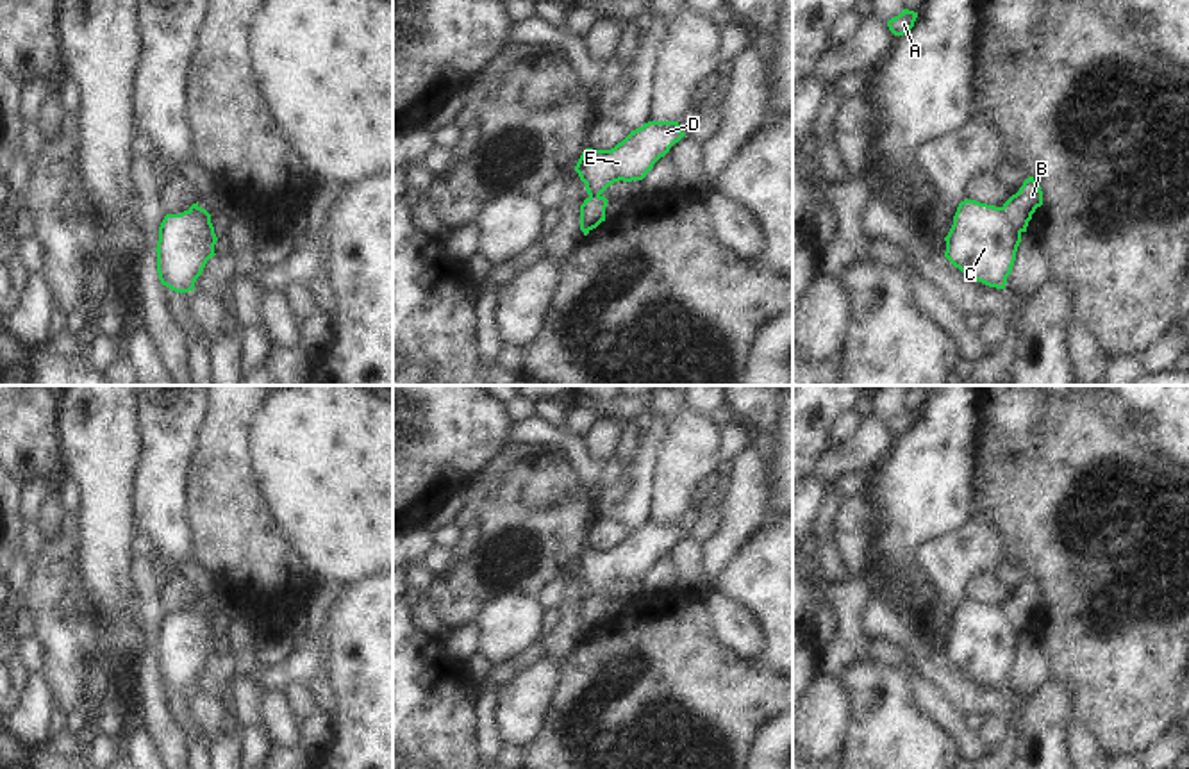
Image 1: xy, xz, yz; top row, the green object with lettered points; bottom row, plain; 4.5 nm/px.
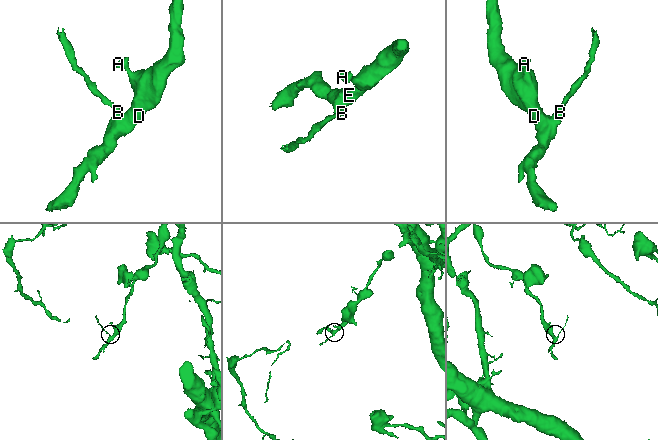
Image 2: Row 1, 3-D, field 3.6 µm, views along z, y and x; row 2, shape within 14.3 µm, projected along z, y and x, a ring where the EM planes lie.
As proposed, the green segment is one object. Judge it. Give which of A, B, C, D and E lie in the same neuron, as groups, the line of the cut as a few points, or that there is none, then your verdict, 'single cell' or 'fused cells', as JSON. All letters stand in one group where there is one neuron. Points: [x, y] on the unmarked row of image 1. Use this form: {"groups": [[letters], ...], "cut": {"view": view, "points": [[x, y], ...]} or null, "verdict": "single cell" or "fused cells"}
{"groups": [["A", "C", "D", "E"], ["B"]], "cut": {"view": "yz", "points": [[1002, 607], [1020, 632]]}, "verdict": "fused cells"}

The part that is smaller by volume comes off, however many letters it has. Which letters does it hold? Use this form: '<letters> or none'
B.

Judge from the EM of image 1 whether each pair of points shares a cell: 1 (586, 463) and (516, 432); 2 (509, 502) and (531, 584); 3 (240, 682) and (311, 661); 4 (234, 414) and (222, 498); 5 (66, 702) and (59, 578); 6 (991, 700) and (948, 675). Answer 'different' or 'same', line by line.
1: same
2: same
3: different
4: same
5: same
6: same

